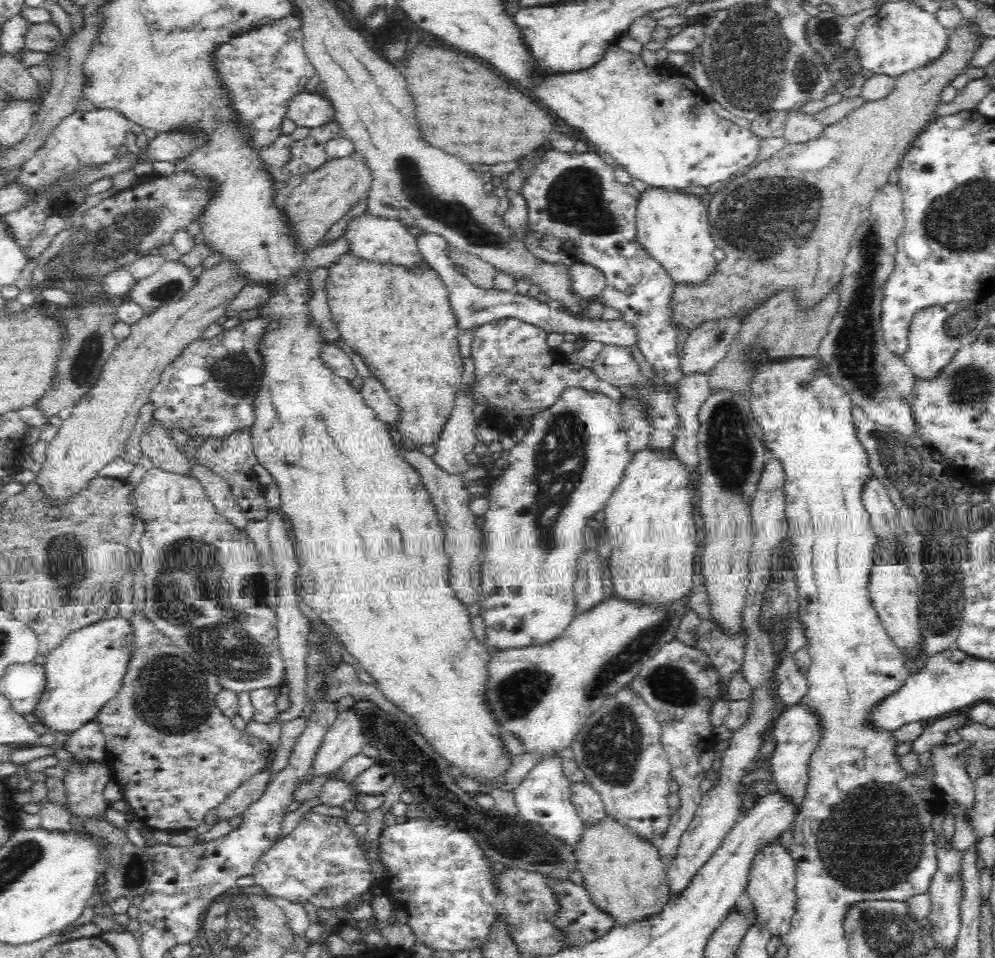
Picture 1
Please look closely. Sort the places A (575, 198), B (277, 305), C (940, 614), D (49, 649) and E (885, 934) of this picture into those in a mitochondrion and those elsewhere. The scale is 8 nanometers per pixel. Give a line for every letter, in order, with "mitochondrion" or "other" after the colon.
A: mitochondrion
B: other
C: mitochondrion
D: other
E: mitochondrion

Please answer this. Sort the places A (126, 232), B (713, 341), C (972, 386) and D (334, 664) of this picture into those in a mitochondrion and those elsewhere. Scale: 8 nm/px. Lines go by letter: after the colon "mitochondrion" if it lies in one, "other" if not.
A: mitochondrion
B: mitochondrion
C: mitochondrion
D: other

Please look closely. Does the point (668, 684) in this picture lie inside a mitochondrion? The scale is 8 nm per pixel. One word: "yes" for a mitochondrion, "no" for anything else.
yes

